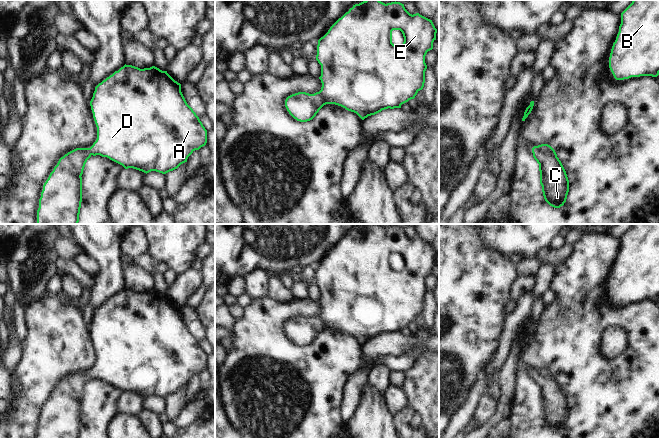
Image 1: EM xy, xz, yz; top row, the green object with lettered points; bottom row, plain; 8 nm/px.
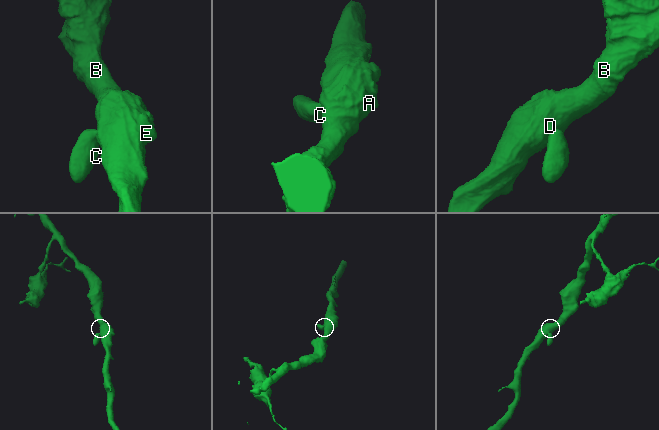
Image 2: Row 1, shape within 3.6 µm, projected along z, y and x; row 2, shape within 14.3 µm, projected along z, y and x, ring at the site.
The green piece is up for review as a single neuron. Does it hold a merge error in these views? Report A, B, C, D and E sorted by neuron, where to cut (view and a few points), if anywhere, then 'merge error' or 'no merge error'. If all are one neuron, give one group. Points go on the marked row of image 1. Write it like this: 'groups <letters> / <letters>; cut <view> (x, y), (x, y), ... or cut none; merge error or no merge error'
groups A B C D E; cut none; no merge error

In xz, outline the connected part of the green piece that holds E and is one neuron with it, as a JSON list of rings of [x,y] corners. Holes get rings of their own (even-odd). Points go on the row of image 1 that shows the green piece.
[[[365,0],[353,5],[318,40],[316,60],[321,65],[322,87],[319,92],[309,94],[298,92],[288,96],[285,107],[289,114],[300,122],[312,120],[326,104],[335,104],[356,113],[362,120],[385,109],[401,108],[401,105],[414,99],[423,89],[427,65],[425,56],[433,49],[437,29],[432,20],[419,13],[410,14],[400,2],[383,3],[380,0]],[[400,30],[404,37],[401,46],[392,43],[392,31]]]

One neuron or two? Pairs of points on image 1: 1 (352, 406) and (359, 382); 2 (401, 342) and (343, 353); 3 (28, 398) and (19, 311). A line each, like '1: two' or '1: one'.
1: one
2: two
3: two

